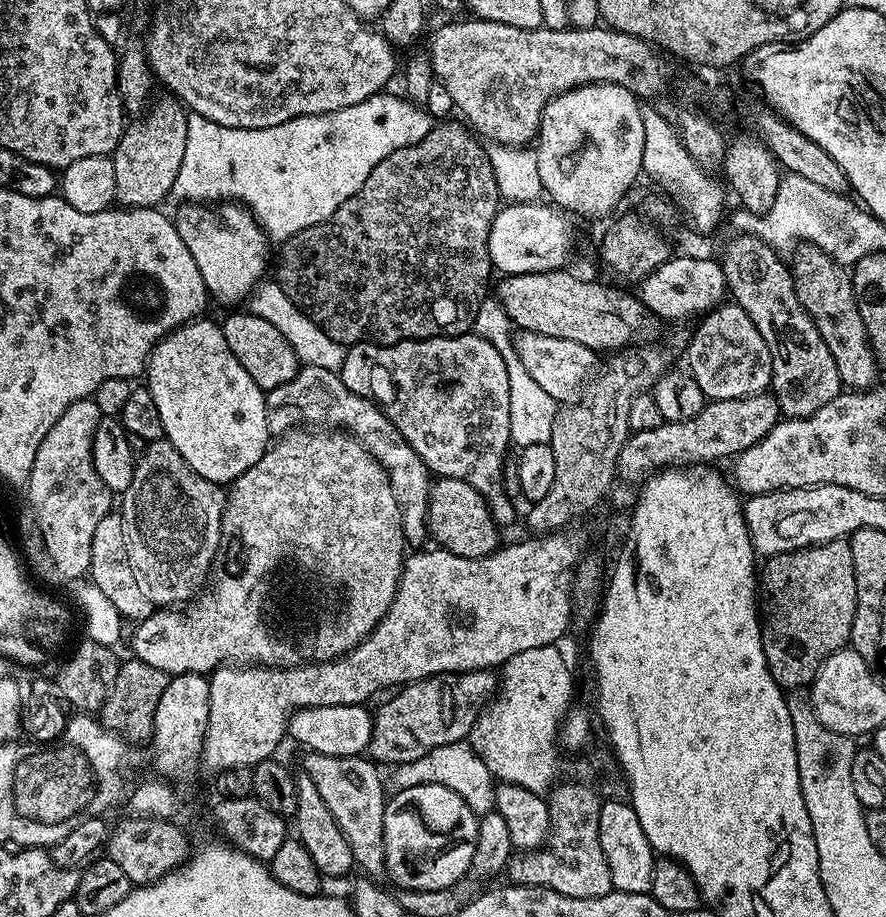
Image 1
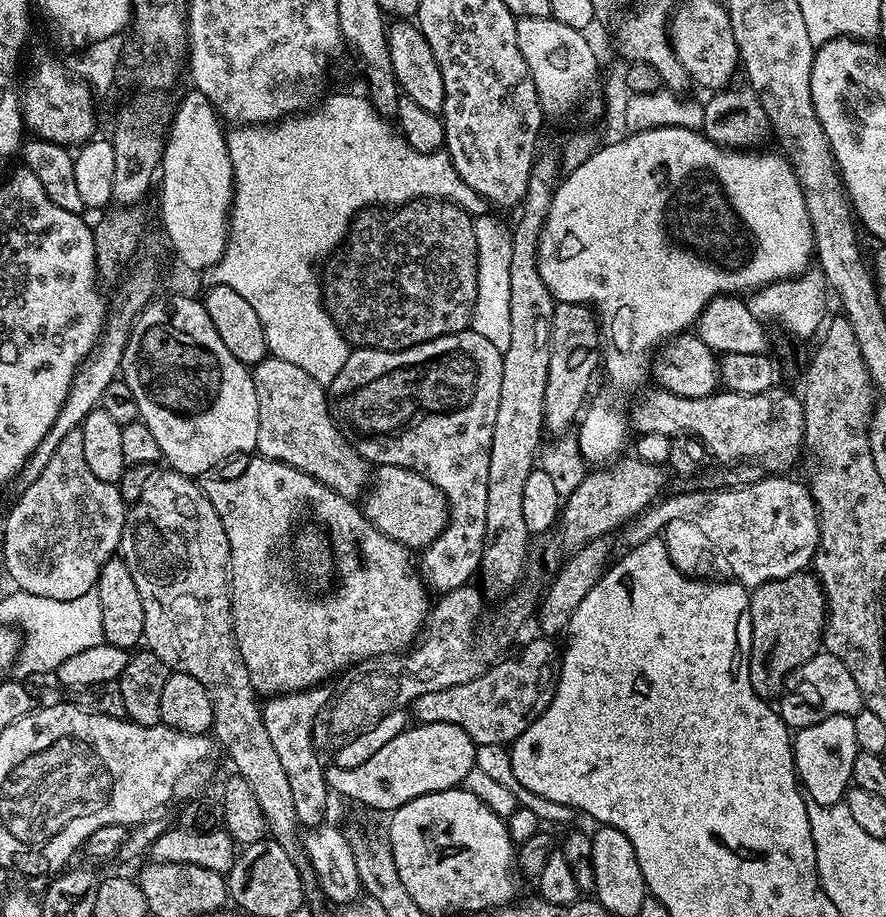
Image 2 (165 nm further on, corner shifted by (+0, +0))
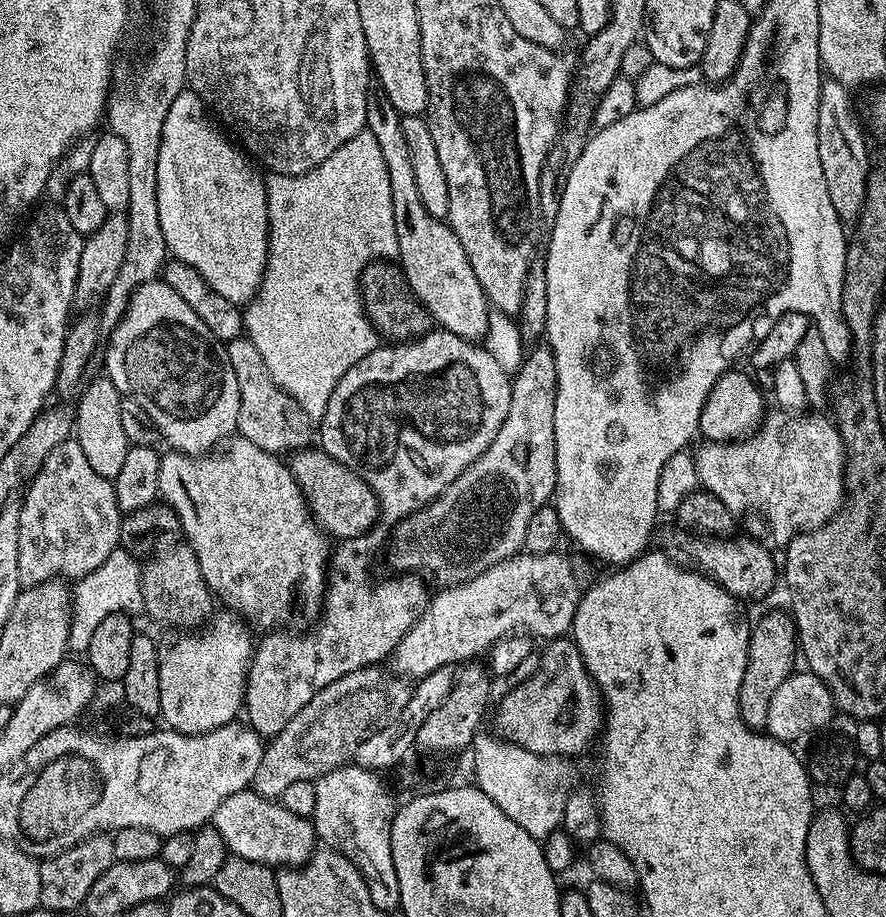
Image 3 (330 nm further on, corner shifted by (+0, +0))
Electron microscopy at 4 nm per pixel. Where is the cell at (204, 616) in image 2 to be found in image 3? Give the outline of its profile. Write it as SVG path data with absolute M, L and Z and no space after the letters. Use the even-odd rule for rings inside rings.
M186 542L179 543L158 553L153 560L143 561L140 570L141 592L145 613L149 612L160 624L180 628L176 630L188 630L191 624L203 625L213 615L214 596L208 591L208 584L204 581L194 550Z

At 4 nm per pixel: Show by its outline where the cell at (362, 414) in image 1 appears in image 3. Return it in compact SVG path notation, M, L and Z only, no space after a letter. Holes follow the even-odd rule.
M241 338L230 340L226 344L230 366L234 366L234 378L238 378L238 394L240 409L236 427L243 439L254 442L262 450L273 454L295 453L297 450L309 447L314 440L314 432L310 427L308 416L298 406L290 394L286 394L270 378L266 366L262 362L262 354L252 344L251 340Z

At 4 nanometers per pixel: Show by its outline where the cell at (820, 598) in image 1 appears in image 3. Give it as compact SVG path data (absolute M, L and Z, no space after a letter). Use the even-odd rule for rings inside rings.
M787 611L768 612L756 625L754 623L751 625L748 633L746 674L742 674L742 686L738 690L740 717L750 728L757 730L764 728L770 698L774 696L774 690L782 686L785 678L792 675L797 667L796 660L798 664L796 622Z

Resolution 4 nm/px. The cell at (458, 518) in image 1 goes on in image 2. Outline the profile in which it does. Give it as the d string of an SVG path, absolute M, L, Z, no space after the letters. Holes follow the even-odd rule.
M379 465L371 473L370 487L363 500L362 511L365 518L379 532L409 550L423 550L433 544L444 533L449 522L448 500L442 490L438 490L438 486L434 486L434 482L427 480L420 472L402 466Z

